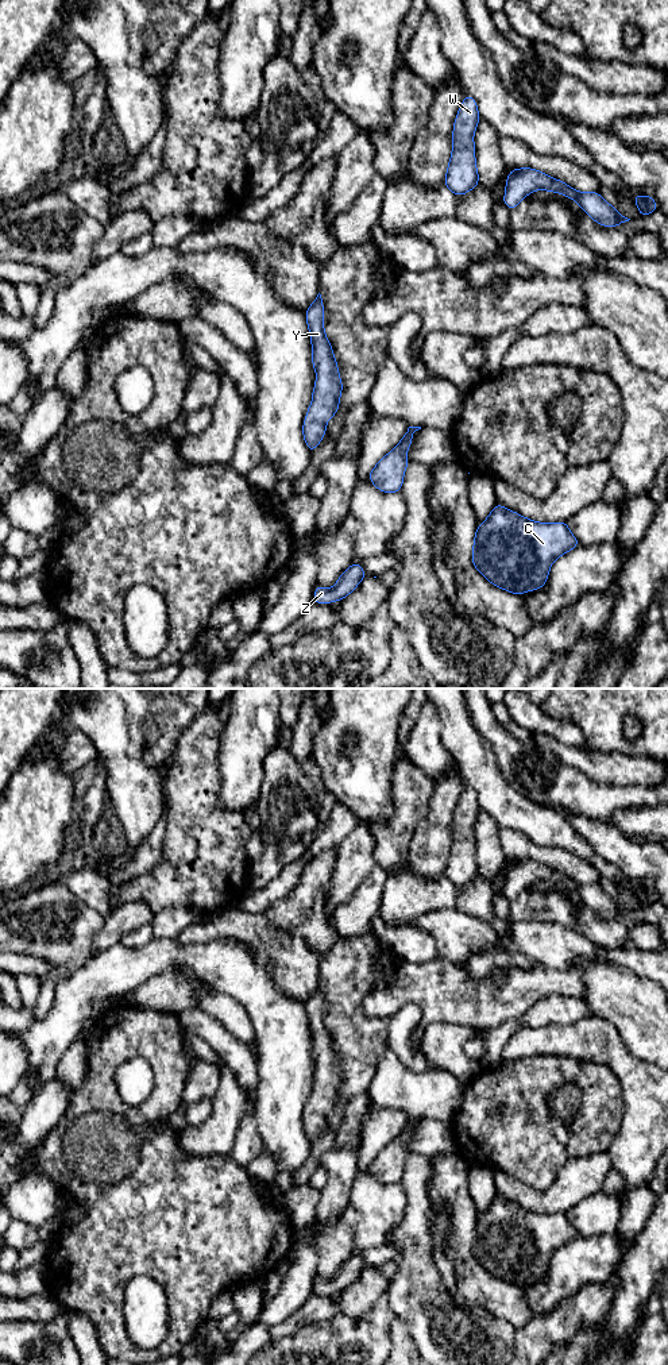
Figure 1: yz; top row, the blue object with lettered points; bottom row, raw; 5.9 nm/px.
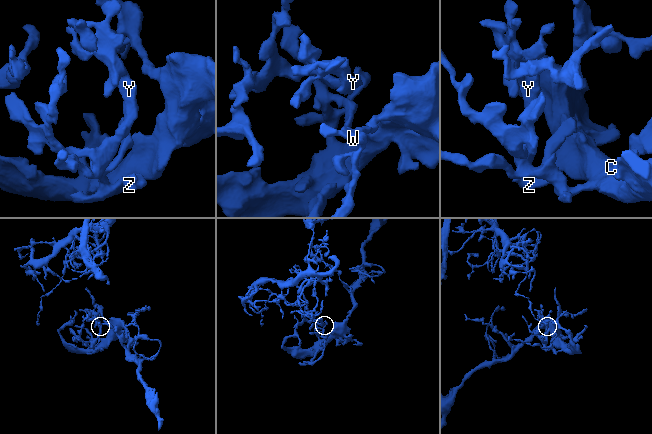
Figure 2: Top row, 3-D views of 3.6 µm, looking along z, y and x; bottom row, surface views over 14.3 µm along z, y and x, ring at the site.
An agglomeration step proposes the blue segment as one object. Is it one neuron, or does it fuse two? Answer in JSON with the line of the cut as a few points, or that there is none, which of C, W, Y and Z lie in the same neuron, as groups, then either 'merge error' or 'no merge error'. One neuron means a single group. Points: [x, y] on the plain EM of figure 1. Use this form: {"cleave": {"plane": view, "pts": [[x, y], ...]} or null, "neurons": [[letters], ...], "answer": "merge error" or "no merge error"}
{"cleave": null, "neurons": [["C", "W", "Y", "Z"]], "answer": "no merge error"}

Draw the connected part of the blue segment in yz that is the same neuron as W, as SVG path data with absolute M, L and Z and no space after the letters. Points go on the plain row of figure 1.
M466 786L452 822L452 844L444 876L456 887L464 887L479 876L474 825L480 811L476 791Z

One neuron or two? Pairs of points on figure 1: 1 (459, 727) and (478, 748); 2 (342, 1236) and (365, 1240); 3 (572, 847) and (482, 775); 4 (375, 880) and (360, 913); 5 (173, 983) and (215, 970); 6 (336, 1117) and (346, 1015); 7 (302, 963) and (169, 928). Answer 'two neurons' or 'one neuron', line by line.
1: one neuron
2: two neurons
3: one neuron
4: one neuron
5: two neurons
6: one neuron
7: two neurons

